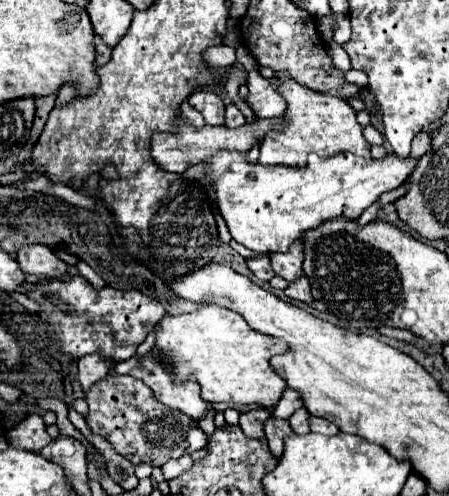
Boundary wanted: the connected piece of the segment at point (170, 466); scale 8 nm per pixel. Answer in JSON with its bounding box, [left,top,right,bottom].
[162,454,192,480]

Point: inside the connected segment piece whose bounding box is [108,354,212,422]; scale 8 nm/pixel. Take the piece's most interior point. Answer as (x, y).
(186, 397)

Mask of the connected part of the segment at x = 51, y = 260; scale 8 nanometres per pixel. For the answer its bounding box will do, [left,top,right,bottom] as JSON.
[16,244,68,278]

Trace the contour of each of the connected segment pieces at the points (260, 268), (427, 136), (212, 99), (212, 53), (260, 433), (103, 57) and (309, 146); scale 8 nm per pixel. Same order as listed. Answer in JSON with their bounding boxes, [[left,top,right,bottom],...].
[[246,254,274,282],[412,130,432,158],[188,86,224,126],[202,46,236,70],[240,410,270,438],[94,36,112,66],[260,78,370,166]]

